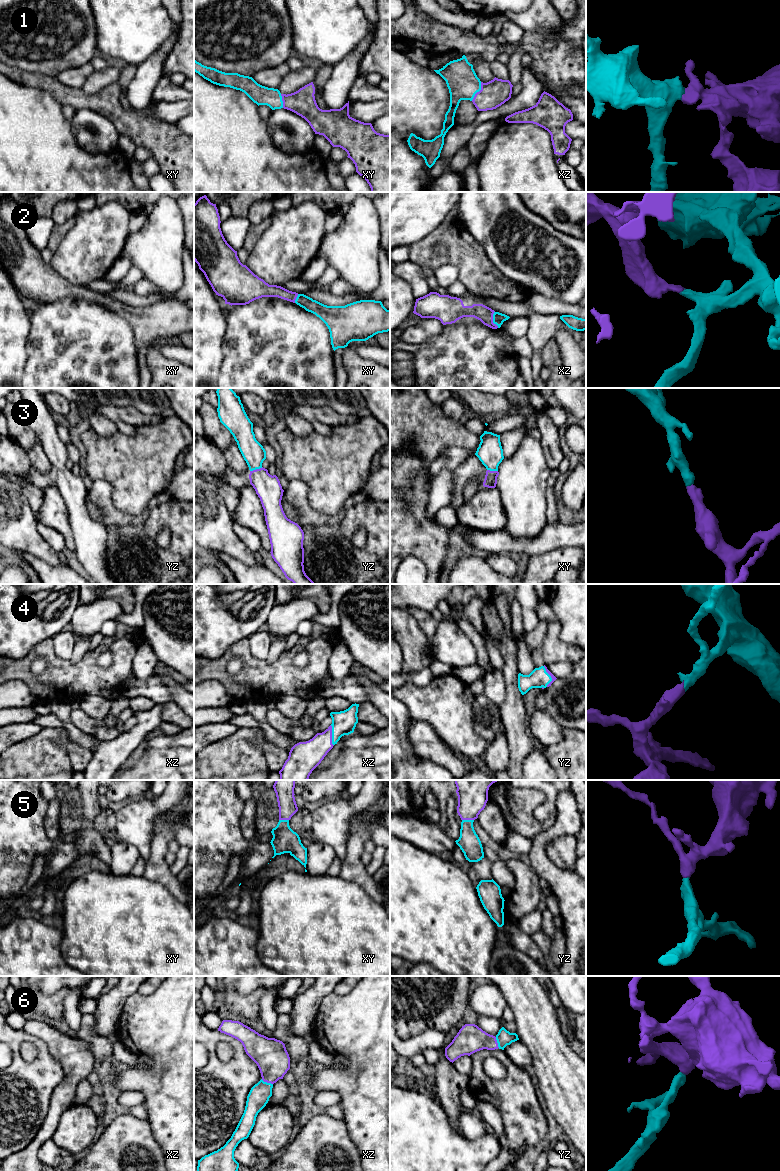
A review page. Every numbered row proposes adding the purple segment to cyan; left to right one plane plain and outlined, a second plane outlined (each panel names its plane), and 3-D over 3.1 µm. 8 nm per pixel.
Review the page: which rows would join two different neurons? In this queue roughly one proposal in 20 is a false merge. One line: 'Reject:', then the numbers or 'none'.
Reject: none

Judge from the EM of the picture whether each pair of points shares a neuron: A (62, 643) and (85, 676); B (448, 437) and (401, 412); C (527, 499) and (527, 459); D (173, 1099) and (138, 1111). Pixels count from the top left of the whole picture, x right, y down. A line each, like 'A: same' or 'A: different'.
A: different
B: same
C: same
D: different

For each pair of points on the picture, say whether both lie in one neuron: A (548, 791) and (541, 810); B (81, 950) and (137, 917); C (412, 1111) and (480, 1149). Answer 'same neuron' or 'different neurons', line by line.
A: same neuron
B: same neuron
C: same neuron

